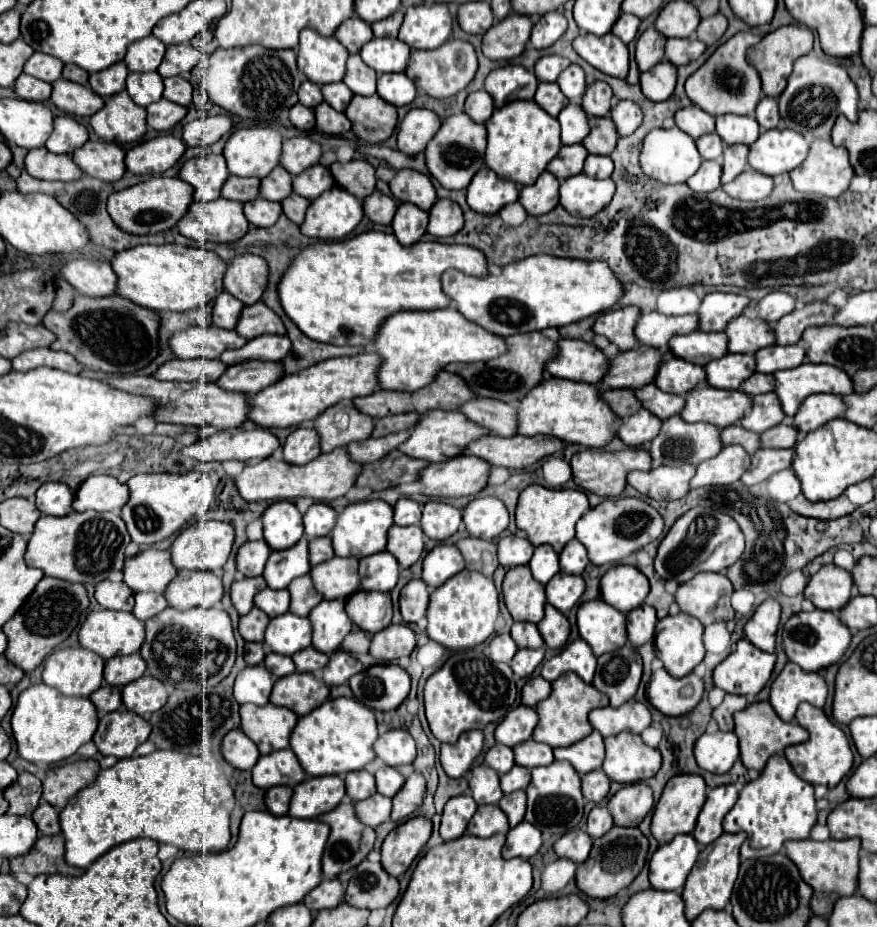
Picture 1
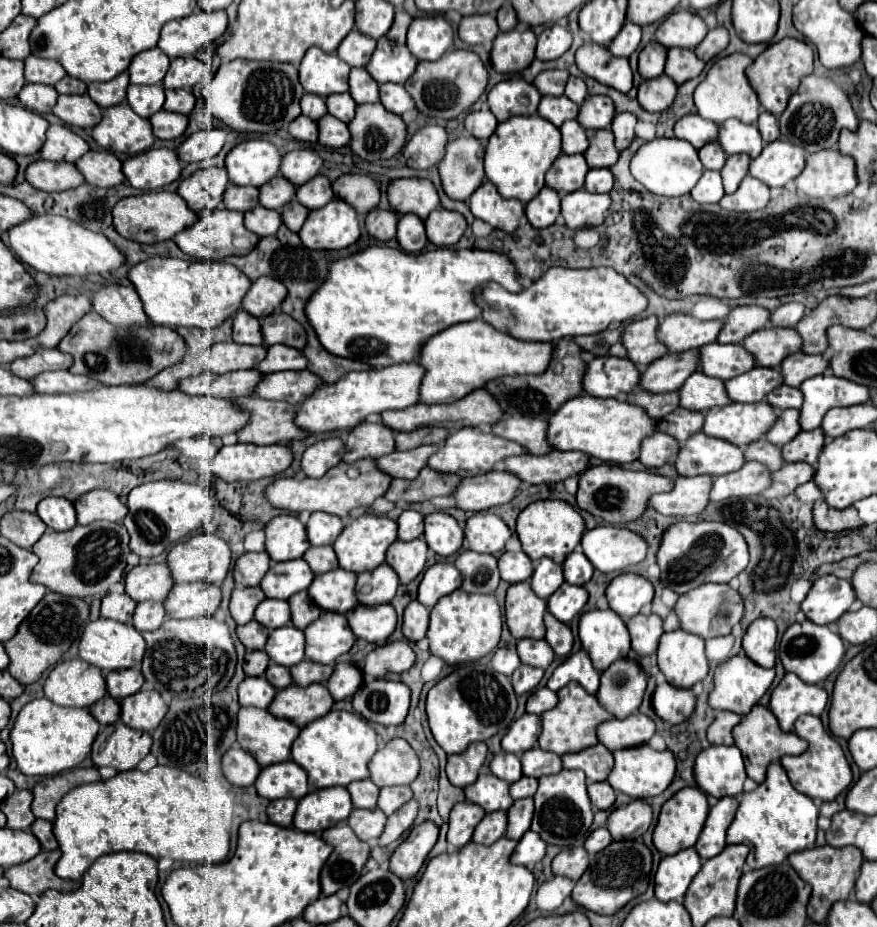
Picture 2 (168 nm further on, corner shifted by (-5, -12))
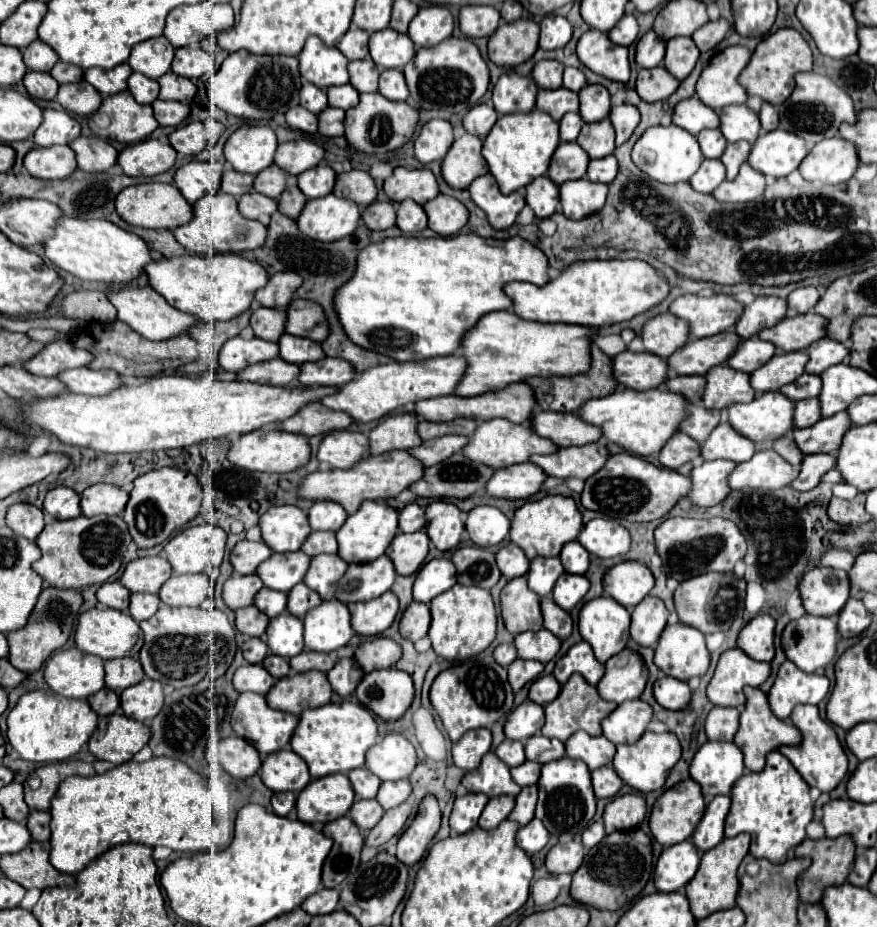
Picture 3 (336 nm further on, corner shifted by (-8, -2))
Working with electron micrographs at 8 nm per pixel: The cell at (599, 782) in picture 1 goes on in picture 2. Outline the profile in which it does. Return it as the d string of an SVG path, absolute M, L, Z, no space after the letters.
M593 782L589 784L589 798L597 810L609 810L615 804L615 790L609 782Z

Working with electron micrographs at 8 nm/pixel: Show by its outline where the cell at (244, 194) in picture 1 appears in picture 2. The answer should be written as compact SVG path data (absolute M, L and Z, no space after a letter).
M229 184L223 196L223 206L227 210L237 210L237 212L249 212L259 204L259 190L253 186L235 186Z

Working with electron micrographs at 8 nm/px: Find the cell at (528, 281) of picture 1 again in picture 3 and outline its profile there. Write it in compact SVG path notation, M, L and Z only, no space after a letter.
M588 260L570 264L560 278L546 286L528 282L512 282L504 292L514 300L514 312L534 322L564 322L582 326L612 326L626 322L666 300L670 286L664 276L642 260Z

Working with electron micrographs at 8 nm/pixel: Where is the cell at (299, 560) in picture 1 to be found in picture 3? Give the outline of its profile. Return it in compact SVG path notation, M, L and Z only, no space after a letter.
M286 552L272 554L262 566L258 566L256 574L262 578L264 586L280 592L292 590L298 582L302 582L306 570L310 566L310 556L304 552Z

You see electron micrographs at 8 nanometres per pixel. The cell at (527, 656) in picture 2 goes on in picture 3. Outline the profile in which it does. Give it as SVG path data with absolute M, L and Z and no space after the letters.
M546 628L538 632L522 632L514 638L514 644L520 658L538 660L542 664L550 662L560 650L560 640Z

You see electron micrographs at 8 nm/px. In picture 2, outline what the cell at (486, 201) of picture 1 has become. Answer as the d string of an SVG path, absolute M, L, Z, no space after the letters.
M483 180L483 184L471 194L469 208L475 218L505 232L513 232L525 212L525 206L519 200L503 198L489 180Z

